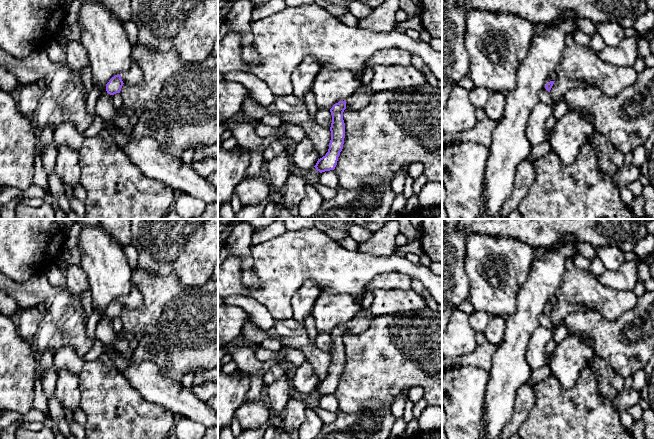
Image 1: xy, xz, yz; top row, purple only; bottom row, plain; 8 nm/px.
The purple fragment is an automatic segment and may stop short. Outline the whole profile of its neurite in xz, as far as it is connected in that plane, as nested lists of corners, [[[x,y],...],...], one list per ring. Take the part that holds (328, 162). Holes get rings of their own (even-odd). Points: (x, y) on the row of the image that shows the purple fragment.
[[[360,84],[354,95],[350,96],[346,101],[339,101],[330,109],[332,115],[332,123],[330,127],[331,140],[328,152],[325,156],[318,159],[314,166],[317,171],[322,173],[334,170],[337,165],[338,157],[343,149],[345,138],[345,123],[343,120],[344,110],[346,108],[350,110],[359,110],[364,108],[373,94],[374,92],[371,87]]]

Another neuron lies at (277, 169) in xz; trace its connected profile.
[[[284,152],[271,160],[265,161],[266,177],[269,181],[272,197],[278,199],[284,190],[292,166],[291,154]]]

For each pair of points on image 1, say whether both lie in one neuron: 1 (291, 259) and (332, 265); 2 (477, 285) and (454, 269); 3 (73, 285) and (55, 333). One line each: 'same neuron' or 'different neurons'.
1: same neuron
2: different neurons
3: different neurons

